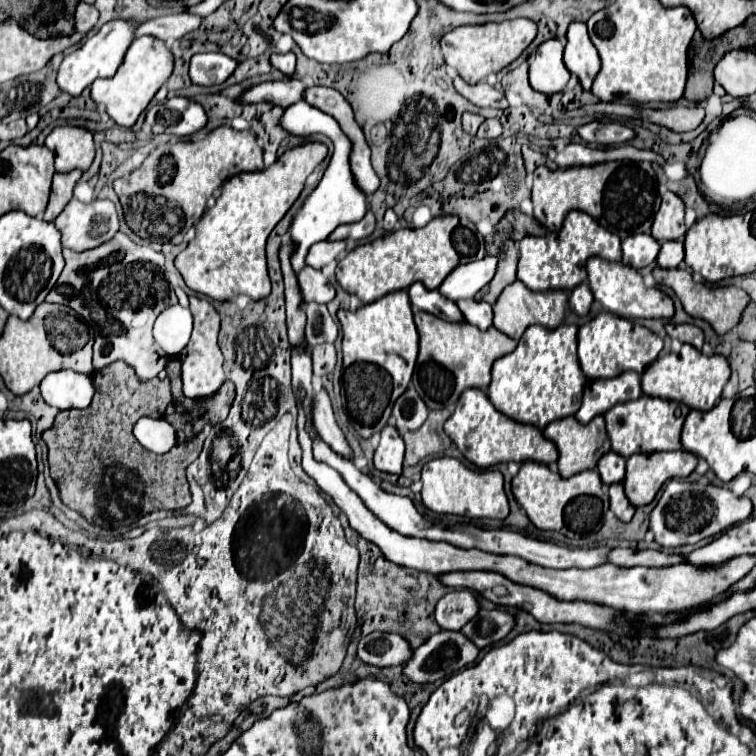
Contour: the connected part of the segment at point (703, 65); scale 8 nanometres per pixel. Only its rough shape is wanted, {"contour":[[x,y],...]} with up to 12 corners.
{"contour":[[745,25],[711,41],[695,33],[683,97],[705,101],[723,53],[753,47]]}

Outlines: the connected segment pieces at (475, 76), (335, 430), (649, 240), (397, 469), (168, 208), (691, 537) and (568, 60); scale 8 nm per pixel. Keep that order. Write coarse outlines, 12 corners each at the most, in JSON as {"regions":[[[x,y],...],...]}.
{"regions":[[[531,19],[463,25],[441,37],[443,59],[479,83],[535,39]],[[325,389],[313,395],[313,425],[343,457],[353,451],[341,433]],[[645,233],[621,243],[621,263],[637,271],[653,263],[657,239]],[[393,425],[381,431],[375,469],[399,475],[405,445]],[[251,131],[157,147],[113,183],[129,229],[181,243],[229,177],[263,171]],[[673,479],[651,511],[665,549],[745,521],[753,505],[725,487]],[[585,23],[569,25],[565,65],[591,89],[601,69]]]}

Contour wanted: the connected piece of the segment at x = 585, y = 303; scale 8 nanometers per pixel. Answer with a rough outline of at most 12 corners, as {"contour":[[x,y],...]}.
{"contour":[[587,281],[569,293],[569,311],[587,315],[593,293]]}

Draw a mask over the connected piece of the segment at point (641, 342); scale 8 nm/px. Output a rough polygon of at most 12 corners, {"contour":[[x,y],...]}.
{"contour":[[599,313],[579,327],[591,381],[641,375],[663,349],[647,327]]}

